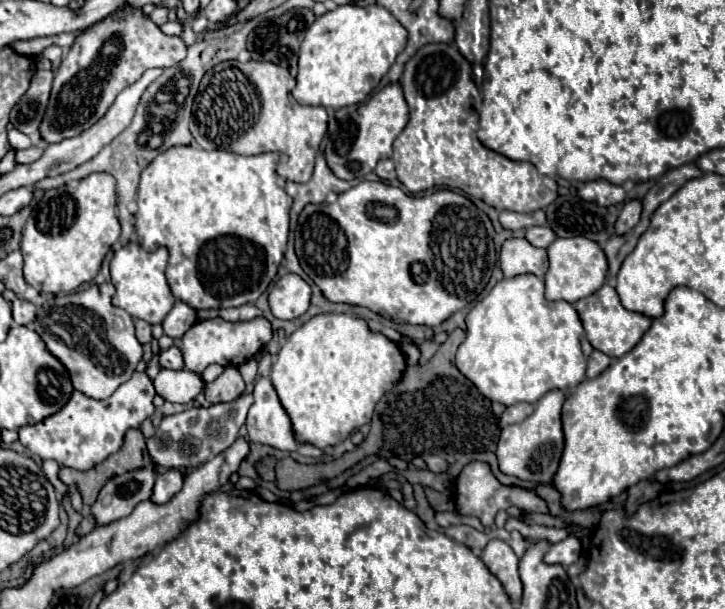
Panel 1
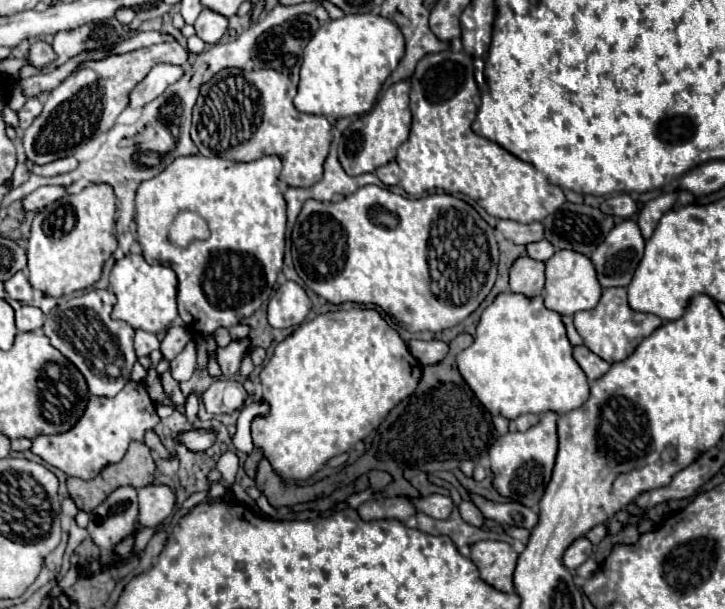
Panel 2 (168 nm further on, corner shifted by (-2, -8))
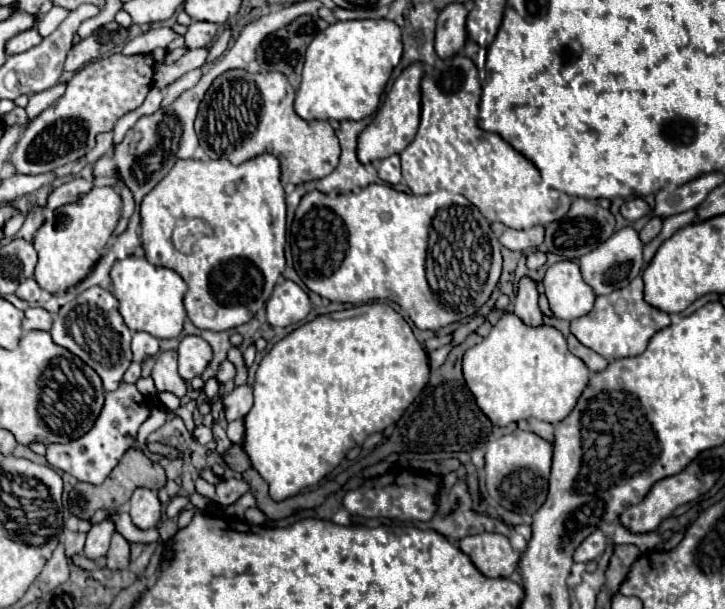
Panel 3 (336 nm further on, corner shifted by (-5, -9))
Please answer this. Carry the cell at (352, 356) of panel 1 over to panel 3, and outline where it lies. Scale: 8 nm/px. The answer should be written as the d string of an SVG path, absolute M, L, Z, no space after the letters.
M366 303L360 307L352 307L346 311L336 311L336 313L328 313L328 315L320 315L312 321L308 321L306 325L300 325L298 329L294 329L290 335L286 335L282 341L278 341L260 361L258 369L256 369L256 379L252 385L254 391L254 405L252 409L246 413L244 417L244 441L242 441L242 449L246 451L248 459L252 461L252 467L260 473L260 477L268 483L270 487L270 497L274 501L284 501L288 497L298 495L302 489L316 485L322 477L326 477L344 457L346 453L356 447L362 445L364 439L372 433L384 431L388 425L396 423L404 411L414 403L414 399L420 395L420 391L424 389L424 385L428 383L430 377L430 367L428 367L428 353L424 349L422 343L418 343L418 339L414 337L410 325L404 321L404 317L394 311L388 303Z

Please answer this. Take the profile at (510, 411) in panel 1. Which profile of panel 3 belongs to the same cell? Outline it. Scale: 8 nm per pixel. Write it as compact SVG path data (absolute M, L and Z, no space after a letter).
M524 419L524 421L518 421L518 427L524 429L524 431L532 431L536 433L538 437L546 439L546 441L554 441L554 427L546 421L540 421L540 419Z

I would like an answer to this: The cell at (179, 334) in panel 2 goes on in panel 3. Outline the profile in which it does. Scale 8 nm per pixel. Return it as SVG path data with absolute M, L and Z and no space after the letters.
M162 351L156 357L156 365L152 369L152 379L156 385L156 391L170 391L176 397L184 397L188 387L186 381L180 377L178 373L178 359L176 359L176 351Z

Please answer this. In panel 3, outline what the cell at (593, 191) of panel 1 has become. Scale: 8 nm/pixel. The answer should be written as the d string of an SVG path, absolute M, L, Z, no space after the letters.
M636 197L636 199L632 199L632 201L626 201L626 203L622 205L620 213L622 213L622 217L626 217L628 221L636 221L636 219L640 219L640 217L644 217L644 215L650 213L650 205L648 205L642 197Z

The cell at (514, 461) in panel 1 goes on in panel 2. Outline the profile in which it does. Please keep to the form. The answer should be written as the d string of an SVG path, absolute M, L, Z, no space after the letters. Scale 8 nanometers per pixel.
M545 412L539 424L525 432L509 432L493 442L489 448L489 460L493 470L493 486L499 494L515 498L523 506L537 508L555 466L557 456L557 414Z

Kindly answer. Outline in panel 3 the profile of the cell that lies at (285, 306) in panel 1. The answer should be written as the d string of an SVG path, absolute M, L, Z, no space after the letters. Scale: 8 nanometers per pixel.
M284 281L274 287L274 293L266 303L266 317L272 327L288 327L300 323L310 309L312 303L306 291L294 281Z

